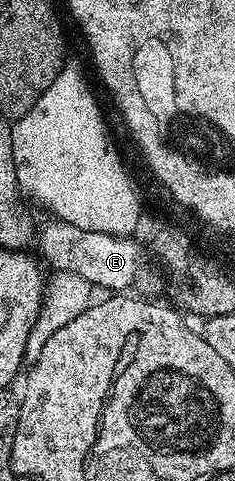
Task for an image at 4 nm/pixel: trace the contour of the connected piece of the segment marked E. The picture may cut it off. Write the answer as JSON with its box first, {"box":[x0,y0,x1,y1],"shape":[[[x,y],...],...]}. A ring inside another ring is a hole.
{"box":[38,220,149,292],"shape":[[[51,220],[51,221],[52,222],[48,222],[45,224],[44,231],[42,231],[41,234],[39,231],[38,242],[40,238],[40,254],[41,255],[39,254],[39,257],[43,259],[45,263],[47,263],[46,261],[48,261],[49,264],[52,265],[51,269],[53,271],[61,270],[62,272],[74,272],[74,276],[82,276],[84,277],[84,279],[90,280],[90,284],[92,285],[92,287],[100,289],[100,286],[101,286],[102,289],[108,290],[104,292],[131,291],[128,289],[130,289],[131,286],[134,285],[135,282],[138,281],[139,278],[142,277],[143,274],[147,272],[149,255],[146,253],[146,250],[145,250],[146,255],[144,255],[144,250],[142,247],[139,246],[138,243],[135,242],[137,240],[135,237],[129,236],[127,238],[115,238],[114,236],[110,236],[109,234],[103,234],[102,232],[90,232],[89,230],[83,230],[82,228],[78,228],[77,226],[75,226],[74,224],[70,224],[69,222],[62,222],[59,220]]]}

